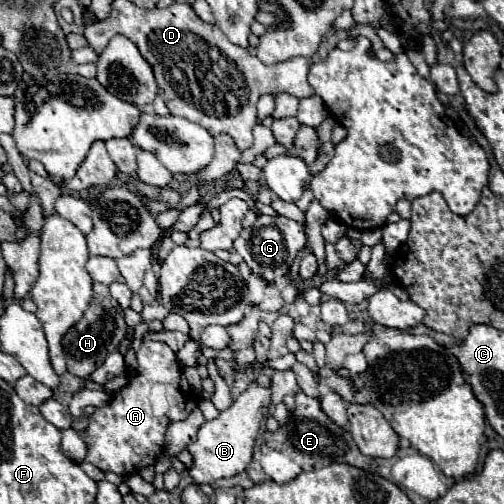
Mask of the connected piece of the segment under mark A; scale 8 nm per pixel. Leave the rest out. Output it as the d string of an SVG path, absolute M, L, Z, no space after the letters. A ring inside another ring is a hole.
M143 341L141 349L137 351L137 363L139 363L139 367L137 367L137 371L133 371L133 383L123 387L121 391L113 393L113 399L105 407L95 409L93 415L89 417L87 431L81 435L89 447L87 461L93 463L95 467L99 467L101 471L113 471L113 473L123 475L123 477L139 473L147 465L153 465L155 459L165 449L163 439L165 439L167 425L173 421L187 419L189 413L195 409L195 401L189 399L191 389L189 389L189 383L183 375L179 361L177 361L177 355L165 343Z

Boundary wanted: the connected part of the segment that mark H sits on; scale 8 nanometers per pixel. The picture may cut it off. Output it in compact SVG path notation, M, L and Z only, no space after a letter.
M93 283L93 291L95 291L93 303L85 311L83 319L79 323L75 323L63 335L63 351L65 351L65 359L67 359L67 371L73 373L75 377L83 379L83 381L89 379L91 373L105 363L107 355L111 355L117 349L117 345L121 343L121 339L127 335L123 309L109 295L109 287L103 283Z

